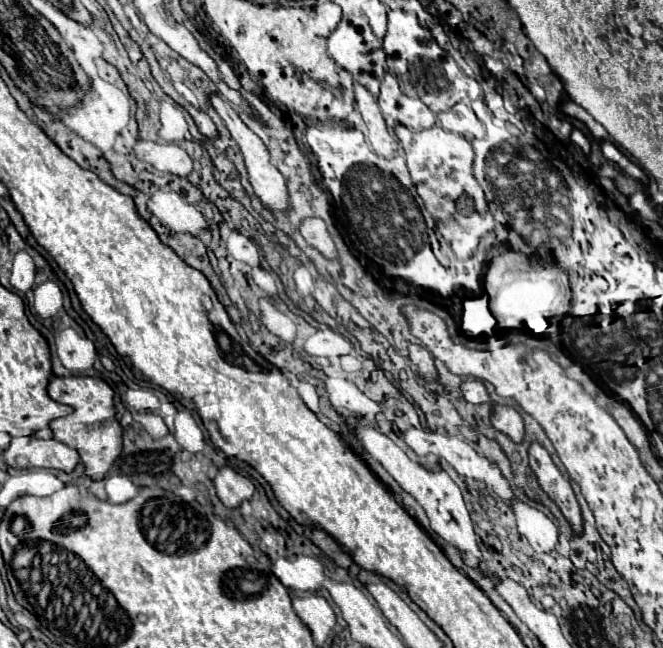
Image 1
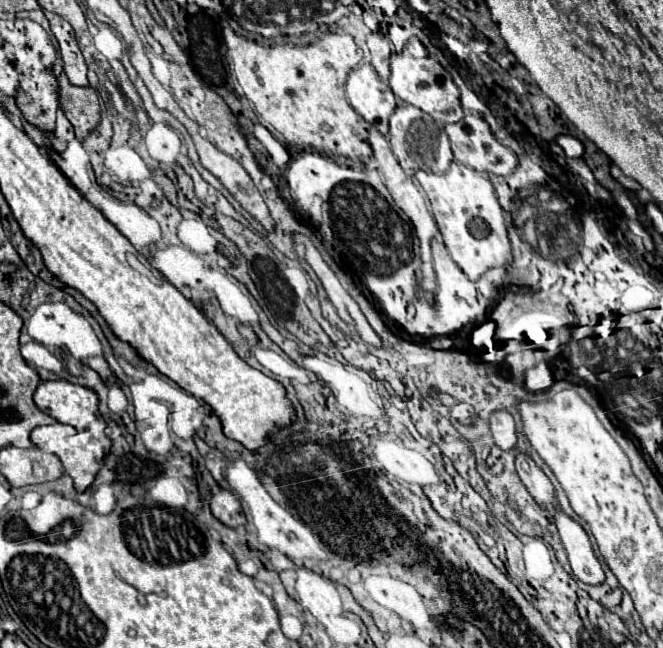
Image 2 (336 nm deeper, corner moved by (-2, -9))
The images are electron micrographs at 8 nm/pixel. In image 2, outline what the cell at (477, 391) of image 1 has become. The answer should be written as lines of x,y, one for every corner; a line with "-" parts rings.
505,409
491,413
489,425
491,425
493,439
501,449
513,449
515,447
515,443
517,443
515,423
513,423
513,417

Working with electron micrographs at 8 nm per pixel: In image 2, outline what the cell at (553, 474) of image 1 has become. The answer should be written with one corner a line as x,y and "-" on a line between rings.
559,507
553,509
553,519
559,529
561,541
565,545
573,575
579,581
589,583
589,585
603,583
605,575
593,553
593,547
591,547
591,541
589,541
585,529
577,521
573,521
567,513
563,513

